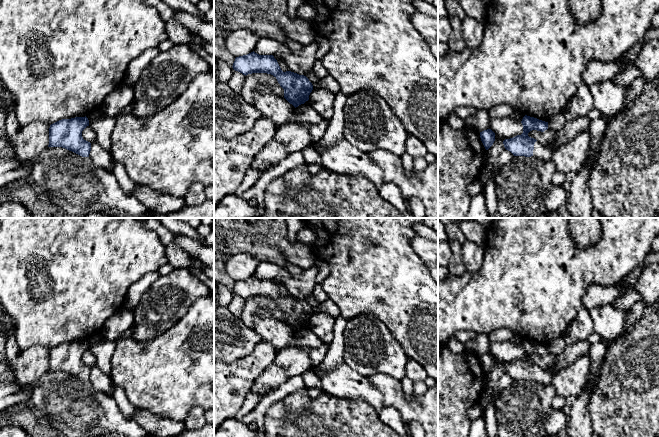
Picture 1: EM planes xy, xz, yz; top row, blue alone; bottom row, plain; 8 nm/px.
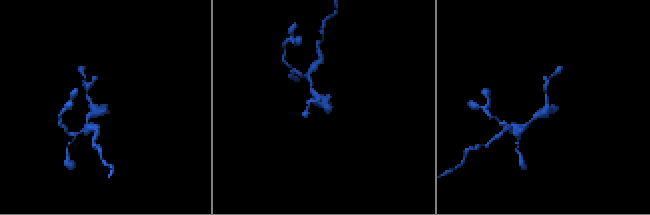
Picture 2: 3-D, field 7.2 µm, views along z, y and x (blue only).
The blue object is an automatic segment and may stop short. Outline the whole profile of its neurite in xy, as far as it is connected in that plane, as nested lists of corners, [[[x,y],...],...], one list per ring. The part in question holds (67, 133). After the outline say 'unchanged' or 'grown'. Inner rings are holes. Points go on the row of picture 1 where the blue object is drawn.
[[[85,117],[62,119],[50,125],[48,147],[62,147],[82,157],[89,157],[91,143],[84,140],[82,131],[89,126]]]; unchanged

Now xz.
[[[254,51],[235,58],[233,69],[248,75],[267,73],[273,75],[284,89],[284,98],[295,108],[309,100],[313,85],[304,75],[283,72],[273,55],[259,55]]]; unchanged

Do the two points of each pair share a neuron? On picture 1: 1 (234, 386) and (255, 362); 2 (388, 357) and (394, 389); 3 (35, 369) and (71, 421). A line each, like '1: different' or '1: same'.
1: same
2: different
3: different

